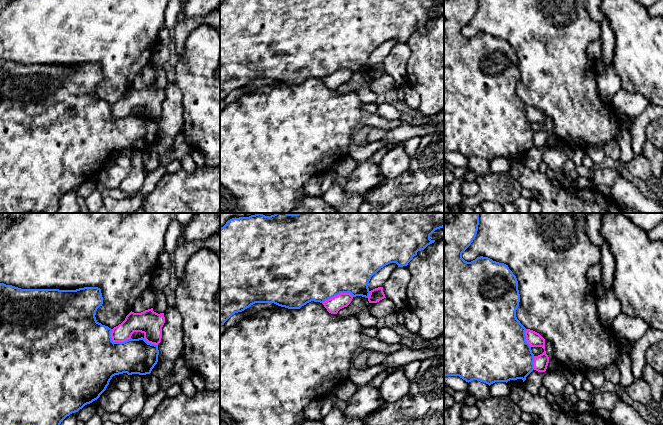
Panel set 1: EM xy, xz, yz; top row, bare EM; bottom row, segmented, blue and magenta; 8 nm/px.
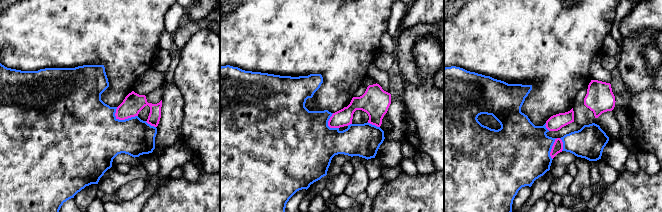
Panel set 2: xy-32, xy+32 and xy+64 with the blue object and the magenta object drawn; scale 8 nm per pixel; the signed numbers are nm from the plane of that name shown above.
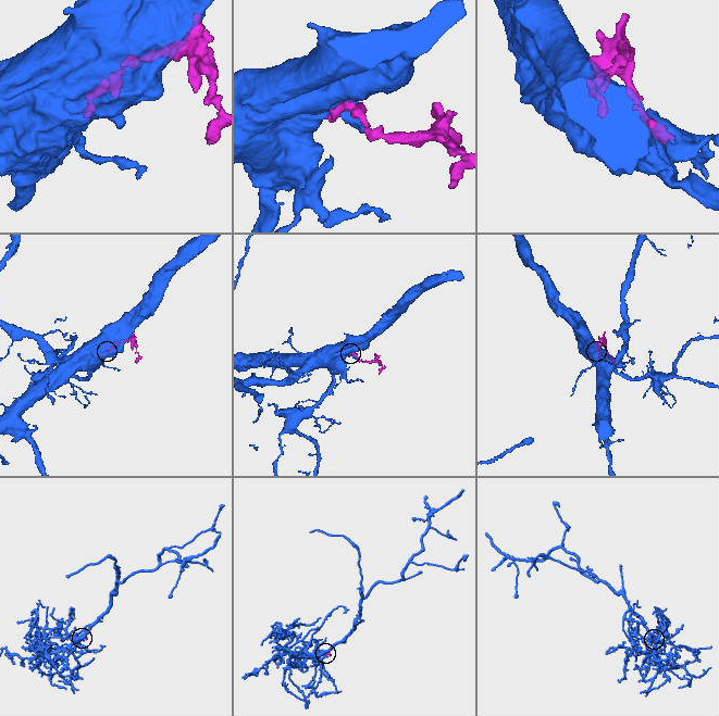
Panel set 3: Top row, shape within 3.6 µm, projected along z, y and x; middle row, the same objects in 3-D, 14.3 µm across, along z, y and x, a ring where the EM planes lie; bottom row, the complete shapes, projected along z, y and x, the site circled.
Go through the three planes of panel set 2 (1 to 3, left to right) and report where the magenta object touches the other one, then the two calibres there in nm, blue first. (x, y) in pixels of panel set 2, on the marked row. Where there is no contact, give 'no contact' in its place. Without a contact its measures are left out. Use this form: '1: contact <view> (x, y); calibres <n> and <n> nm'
1: contact xy-32 (125, 119); calibres 400 and 160 nm
2: contact xy+32 (327, 124); calibres 500 and 140 nm
3: contact xy+64 (551, 148); calibres 480 and 90 nm

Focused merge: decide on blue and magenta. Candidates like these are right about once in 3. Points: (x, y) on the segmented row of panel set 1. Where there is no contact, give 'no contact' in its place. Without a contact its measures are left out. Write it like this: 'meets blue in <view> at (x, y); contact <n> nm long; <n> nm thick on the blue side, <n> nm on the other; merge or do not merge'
meets blue in xz at (337, 294); contact 260 nm long; 500 nm thick on the blue side, 120 nm on the other; do not merge

